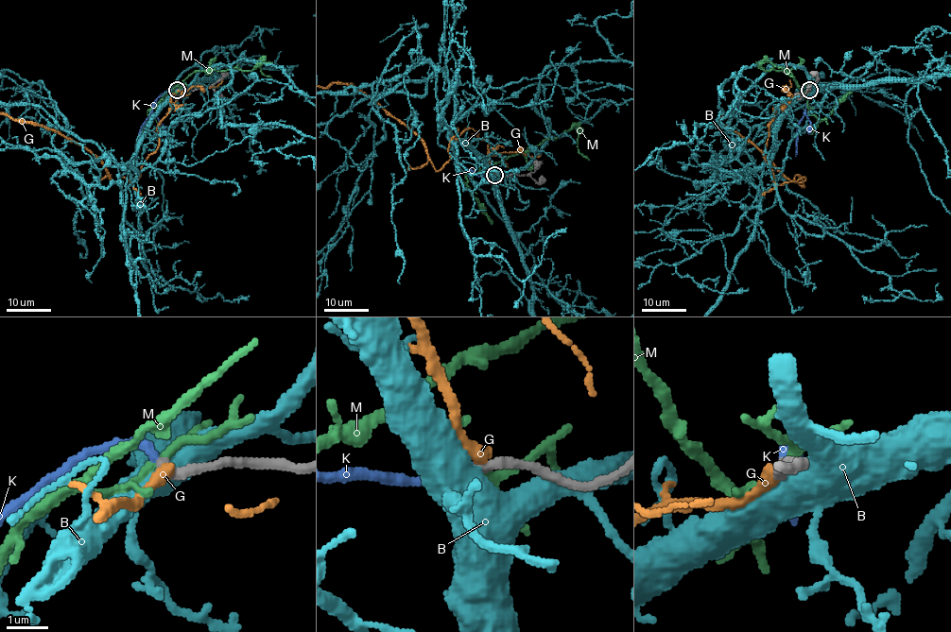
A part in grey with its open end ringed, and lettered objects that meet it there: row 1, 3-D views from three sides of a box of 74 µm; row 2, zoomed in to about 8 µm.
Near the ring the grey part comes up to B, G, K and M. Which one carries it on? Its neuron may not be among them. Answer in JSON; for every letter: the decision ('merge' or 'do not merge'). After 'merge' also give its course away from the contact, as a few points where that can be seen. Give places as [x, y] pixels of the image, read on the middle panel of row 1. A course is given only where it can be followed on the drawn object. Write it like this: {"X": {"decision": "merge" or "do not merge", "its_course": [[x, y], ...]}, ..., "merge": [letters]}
{"B": {"decision": "do not merge"}, "G": {"decision": "do not merge"}, "K": {"decision": "merge"}, "M": {"decision": "do not merge"}, "merge": ["K"]}

